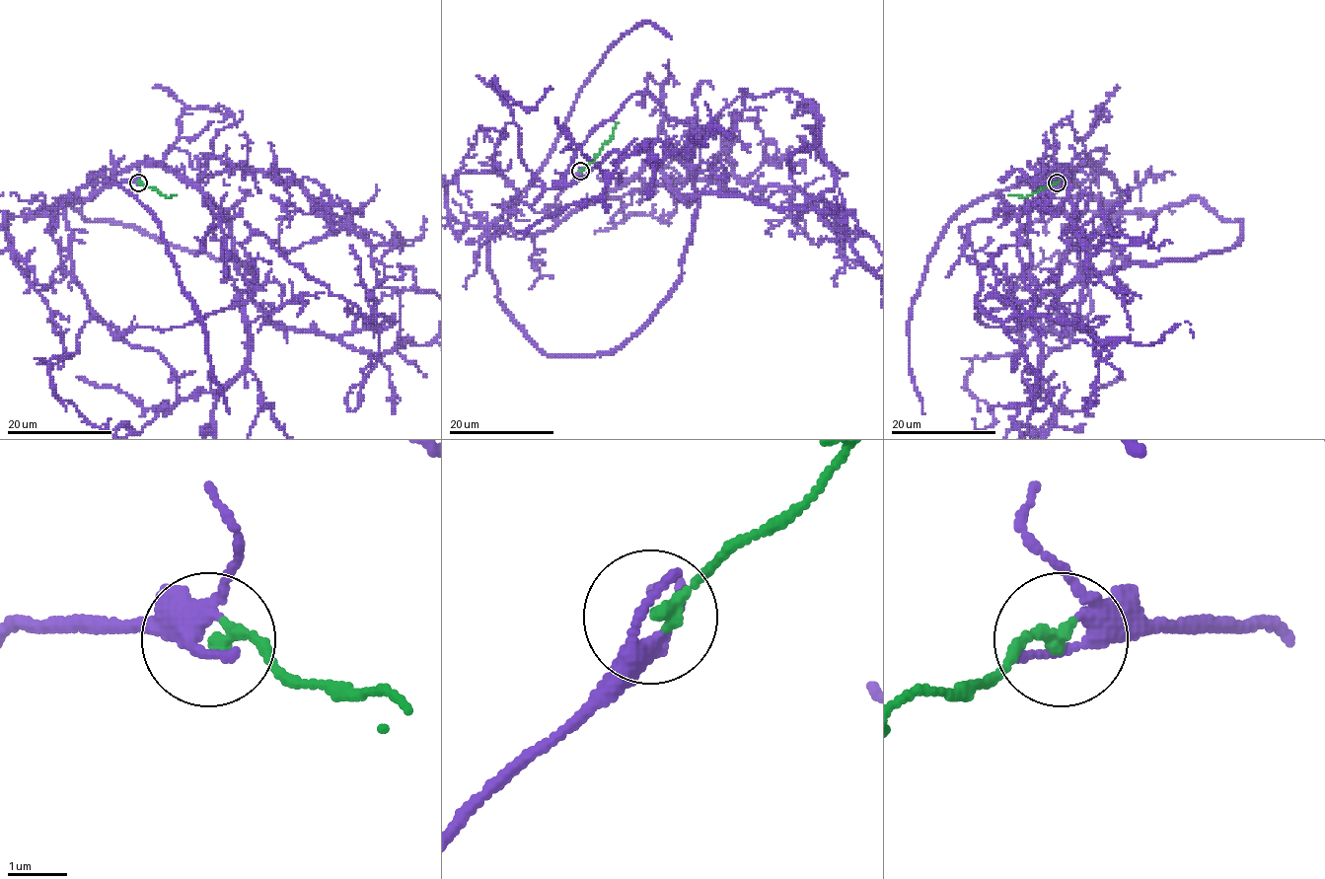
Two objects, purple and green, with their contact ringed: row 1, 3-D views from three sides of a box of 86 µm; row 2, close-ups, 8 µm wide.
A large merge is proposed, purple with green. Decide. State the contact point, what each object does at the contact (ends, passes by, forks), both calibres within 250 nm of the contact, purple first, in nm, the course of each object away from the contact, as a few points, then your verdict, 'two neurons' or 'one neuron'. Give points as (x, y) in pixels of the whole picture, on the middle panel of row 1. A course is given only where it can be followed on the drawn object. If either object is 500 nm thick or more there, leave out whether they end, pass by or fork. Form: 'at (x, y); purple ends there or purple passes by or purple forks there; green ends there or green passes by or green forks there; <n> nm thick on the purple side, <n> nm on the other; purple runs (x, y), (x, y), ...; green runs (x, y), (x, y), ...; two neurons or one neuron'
at (580, 171); purple passes by; green ends there; 240 nm thick on the purple side, 240 nm on the other; purple runs (579, 171), (552, 227), (490, 223), (553, 355), (679, 278), (691, 150), (657, 159), (764, 171); green runs (579, 171), (595, 159), (618, 123); one neuron

